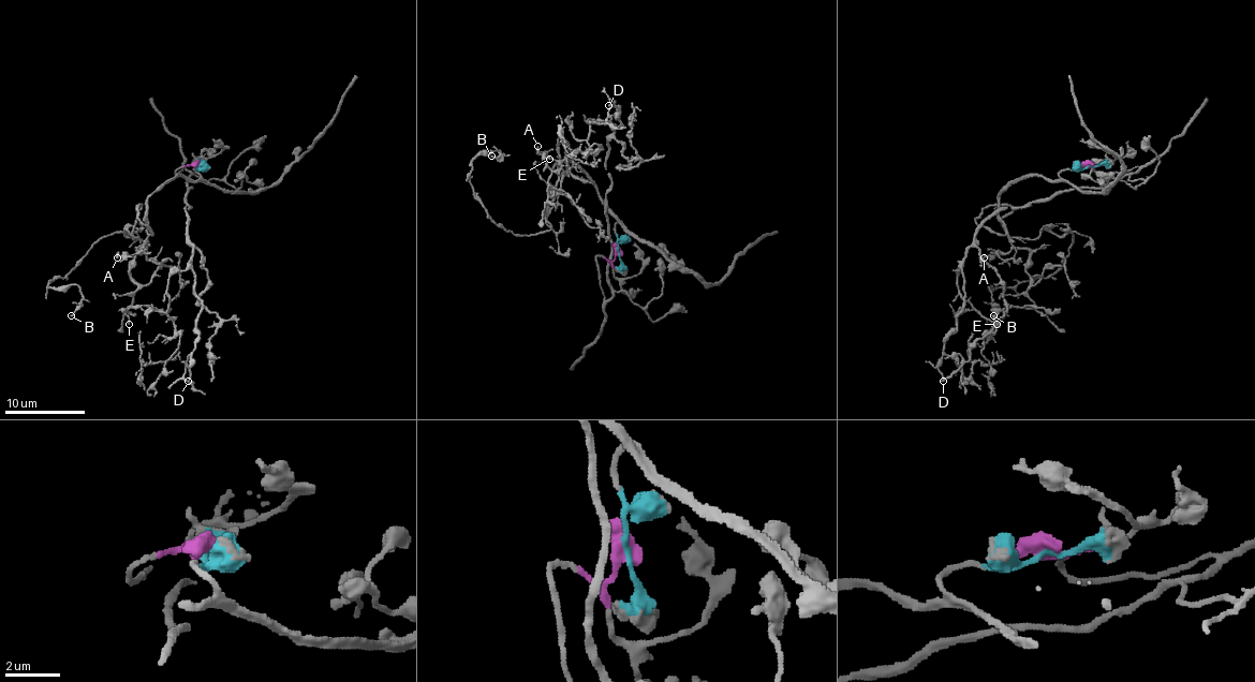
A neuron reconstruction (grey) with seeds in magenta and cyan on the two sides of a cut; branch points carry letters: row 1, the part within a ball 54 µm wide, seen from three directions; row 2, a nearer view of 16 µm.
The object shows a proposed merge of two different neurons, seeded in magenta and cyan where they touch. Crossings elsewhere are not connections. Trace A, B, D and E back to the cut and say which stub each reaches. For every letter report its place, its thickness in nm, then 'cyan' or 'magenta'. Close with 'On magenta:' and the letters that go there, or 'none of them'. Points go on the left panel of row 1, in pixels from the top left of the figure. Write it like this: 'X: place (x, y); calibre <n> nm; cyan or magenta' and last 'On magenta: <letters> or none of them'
A: place (117, 257); calibre 190 nm; cyan
B: place (71, 315); calibre 140 nm; cyan
D: place (188, 381); calibre 160 nm; magenta
E: place (129, 324); calibre 120 nm; cyan
On magenta: D

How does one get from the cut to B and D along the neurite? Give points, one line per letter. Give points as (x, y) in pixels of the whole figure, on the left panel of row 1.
B: (198, 165), (148, 197), (150, 235), (138, 205), (134, 239), (104, 235), (47, 285), (76, 285), (70, 315)
D: (198, 165), (178, 167), (176, 173), (192, 173), (187, 181), (188, 243), (203, 311), (196, 317), (188, 382)

